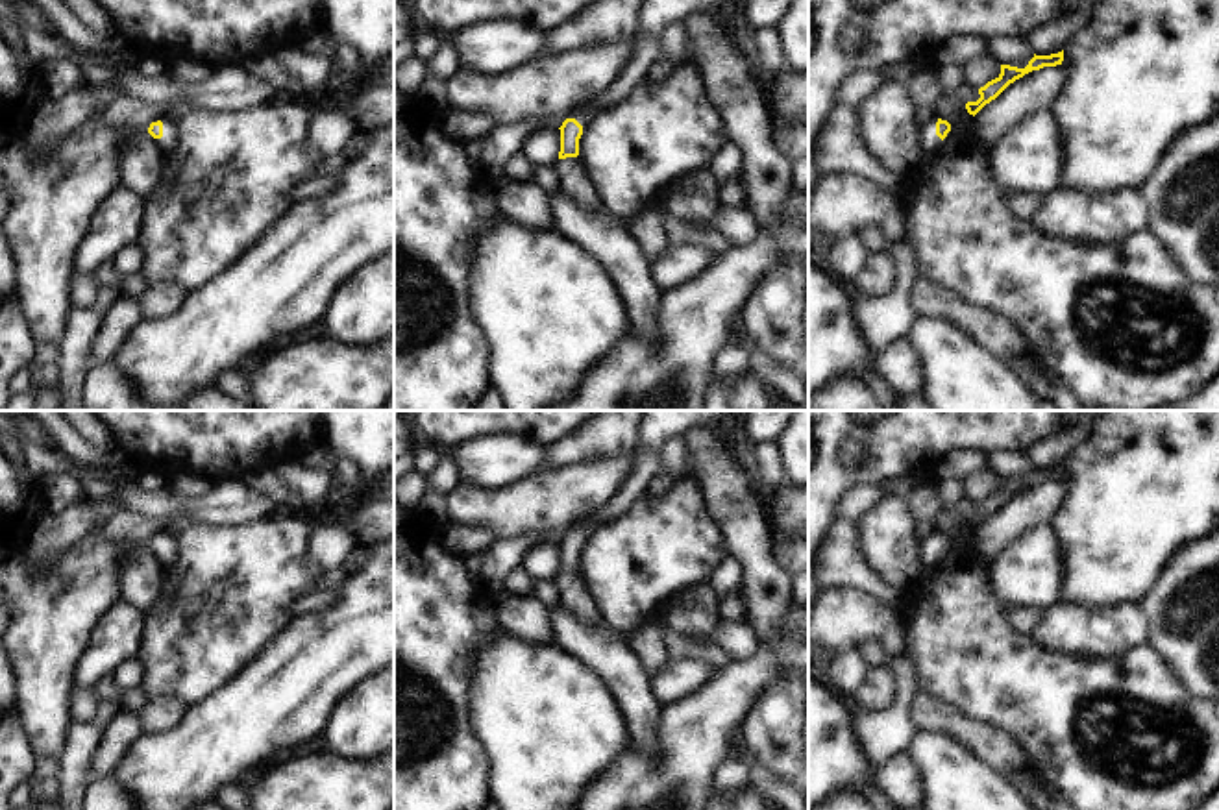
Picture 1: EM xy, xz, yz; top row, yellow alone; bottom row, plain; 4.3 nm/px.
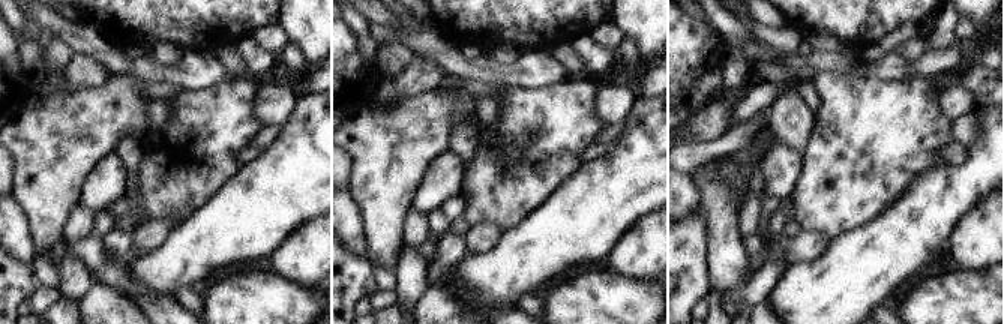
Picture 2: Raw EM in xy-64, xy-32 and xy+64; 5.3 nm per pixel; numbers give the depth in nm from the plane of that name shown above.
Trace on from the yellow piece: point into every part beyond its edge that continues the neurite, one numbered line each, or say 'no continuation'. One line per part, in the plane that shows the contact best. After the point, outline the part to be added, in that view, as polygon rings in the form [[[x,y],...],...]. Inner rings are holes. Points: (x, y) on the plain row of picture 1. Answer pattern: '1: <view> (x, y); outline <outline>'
1: xy (167, 557); outline [[[163,533],[161,536],[163,536],[163,551],[154,553],[154,557],[159,560],[159,564],[163,568],[172,568],[174,560],[176,560],[178,547],[172,542],[172,536],[168,533]]]

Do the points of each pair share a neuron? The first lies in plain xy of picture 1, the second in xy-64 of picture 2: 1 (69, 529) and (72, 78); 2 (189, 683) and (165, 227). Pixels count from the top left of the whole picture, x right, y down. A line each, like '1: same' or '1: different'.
1: same
2: different

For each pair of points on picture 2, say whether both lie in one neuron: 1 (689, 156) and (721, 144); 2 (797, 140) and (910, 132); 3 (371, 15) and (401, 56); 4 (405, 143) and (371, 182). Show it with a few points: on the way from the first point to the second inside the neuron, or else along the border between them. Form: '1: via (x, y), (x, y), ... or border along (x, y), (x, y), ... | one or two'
1: via (697, 155), (713, 150) | one
2: border along (815, 111), (815, 125), (800, 152) | two
3: border along (398, 41), (414, 56) | two
4: via (396, 152), (380, 173) | one

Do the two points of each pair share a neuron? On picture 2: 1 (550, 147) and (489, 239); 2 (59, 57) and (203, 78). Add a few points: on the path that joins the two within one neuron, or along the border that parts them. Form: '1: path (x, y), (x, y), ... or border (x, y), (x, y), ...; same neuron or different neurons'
1: border (471, 225), (498, 225), (503, 230); different neurons
2: border (56, 38), (74, 54); different neurons

